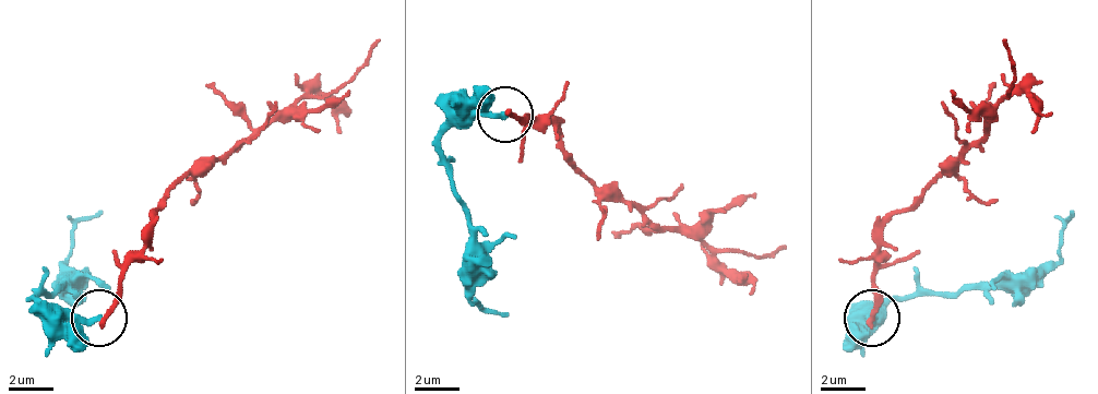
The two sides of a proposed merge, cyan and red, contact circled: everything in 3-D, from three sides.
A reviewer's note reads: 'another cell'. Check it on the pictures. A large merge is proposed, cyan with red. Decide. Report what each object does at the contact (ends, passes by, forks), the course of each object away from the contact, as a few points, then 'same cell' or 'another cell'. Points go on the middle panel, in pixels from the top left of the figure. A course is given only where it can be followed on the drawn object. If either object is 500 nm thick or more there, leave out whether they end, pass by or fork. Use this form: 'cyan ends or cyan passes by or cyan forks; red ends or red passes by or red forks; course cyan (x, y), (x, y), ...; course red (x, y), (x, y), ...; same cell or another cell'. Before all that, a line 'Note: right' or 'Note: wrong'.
Note: right
cyan ends; red ends; course cyan (503, 112), (453, 123), (442, 135), (442, 157), (469, 225), (469, 275), (475, 298), (509, 314); course red (509, 112), (548, 118), (593, 180), (610, 186), (655, 225), (694, 230), (711, 248), (767, 259), (784, 248); another cell

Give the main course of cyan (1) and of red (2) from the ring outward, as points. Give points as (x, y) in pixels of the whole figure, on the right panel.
1: (870, 317), (893, 299), (915, 299), (982, 283), (1033, 277), (1055, 254), (1061, 226), (1072, 210)
2: (870, 317), (875, 238), (982, 136), (988, 114), (1005, 97), (1016, 63), (1005, 42)

